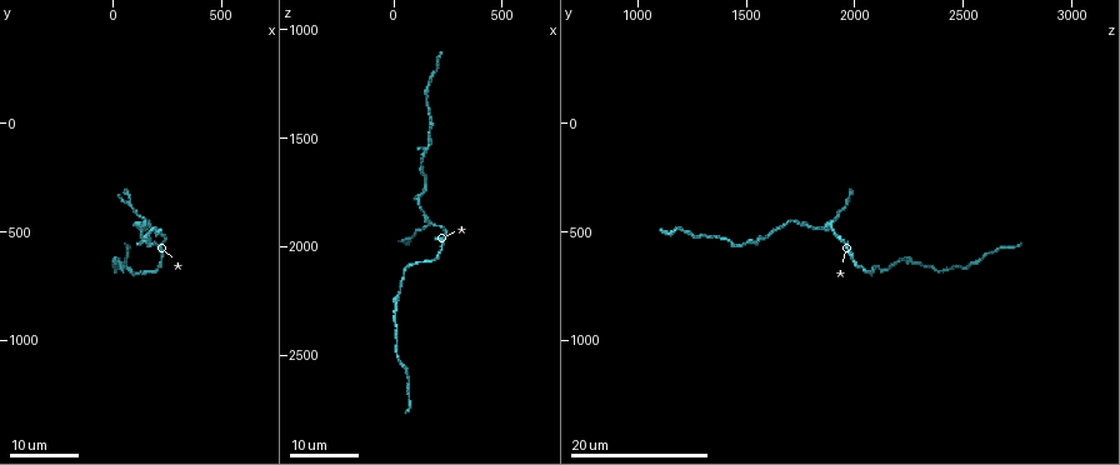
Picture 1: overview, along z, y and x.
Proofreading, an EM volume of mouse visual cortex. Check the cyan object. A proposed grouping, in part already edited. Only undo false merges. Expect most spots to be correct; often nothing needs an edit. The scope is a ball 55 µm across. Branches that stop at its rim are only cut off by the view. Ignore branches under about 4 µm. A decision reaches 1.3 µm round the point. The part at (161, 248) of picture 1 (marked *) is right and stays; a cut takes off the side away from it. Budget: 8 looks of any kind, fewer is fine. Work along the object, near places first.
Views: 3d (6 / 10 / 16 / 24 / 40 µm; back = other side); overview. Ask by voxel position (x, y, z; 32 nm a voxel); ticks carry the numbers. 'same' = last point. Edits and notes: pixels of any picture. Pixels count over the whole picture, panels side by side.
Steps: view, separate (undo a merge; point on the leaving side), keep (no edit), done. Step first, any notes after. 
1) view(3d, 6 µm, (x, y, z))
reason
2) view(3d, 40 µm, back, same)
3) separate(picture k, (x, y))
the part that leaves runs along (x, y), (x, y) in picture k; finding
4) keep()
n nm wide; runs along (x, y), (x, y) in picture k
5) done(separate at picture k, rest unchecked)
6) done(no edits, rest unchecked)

view(3d, 16 µm, (150, 440, 1890))

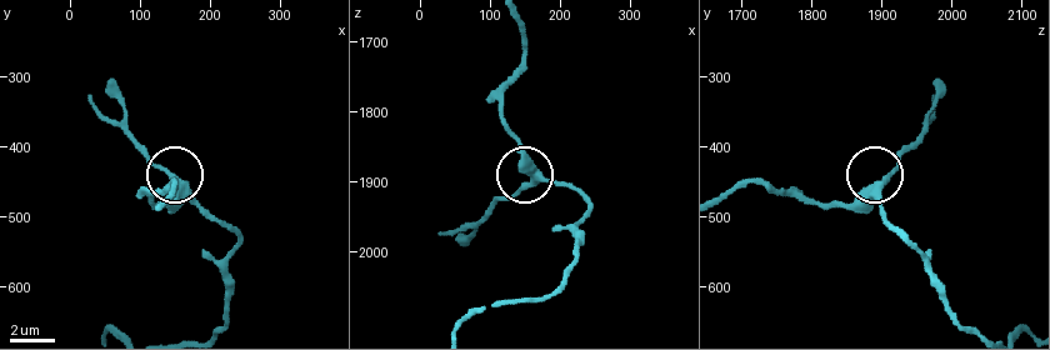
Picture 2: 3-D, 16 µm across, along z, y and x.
view(3d, 10 µm, (160, 455, 1900))

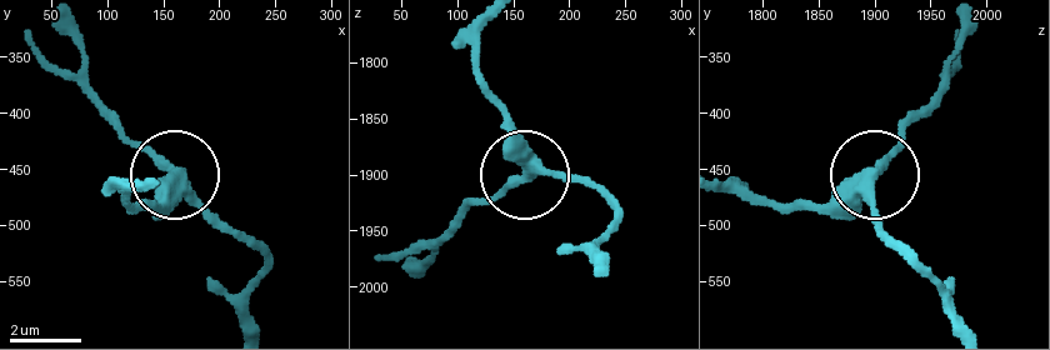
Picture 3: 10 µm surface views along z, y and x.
keep()
side arm 7 µm; runs along (596, 241), (605, 196), (543, 170), (446, 230) in picture 3; one neuron here

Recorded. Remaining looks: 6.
view(3d, 16 µm, (130, 470, 1730))
calibre changes

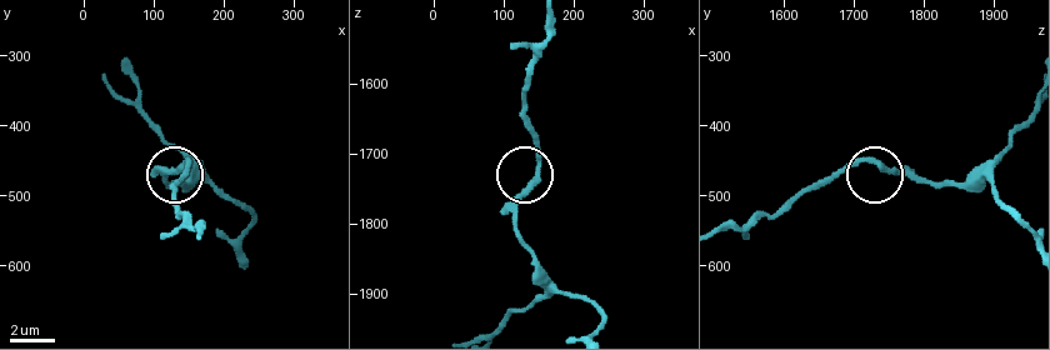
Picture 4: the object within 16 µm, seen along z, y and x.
view(3d, 6 µm, (140, 460, 1740))
zoom in

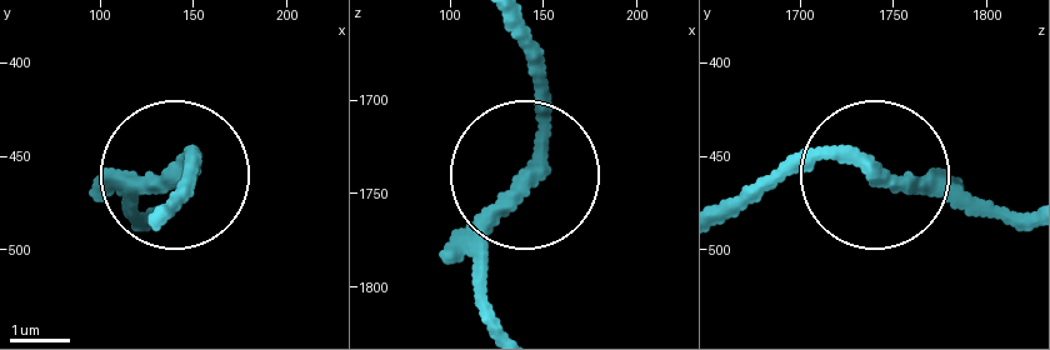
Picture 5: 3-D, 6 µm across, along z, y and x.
keep()
runs along (493, 316), (488, 226), (533, 138), (533, 38) in picture 5; one neuron here

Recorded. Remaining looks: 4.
view(3d, 24 µm, (140, 520, 1590))
calibre changes

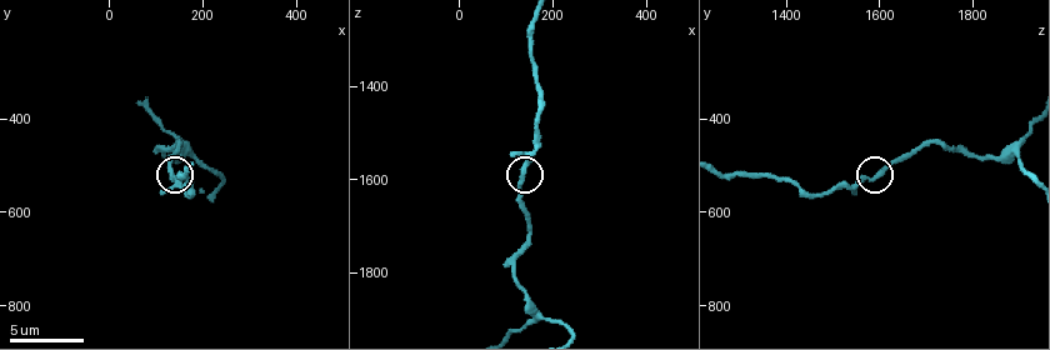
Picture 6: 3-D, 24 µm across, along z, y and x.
view(3d, 6 µm, (140, 525, 1585))
zoom in

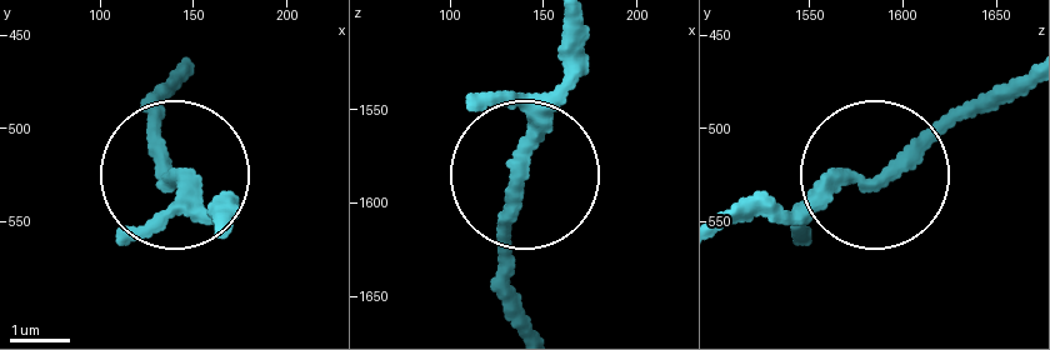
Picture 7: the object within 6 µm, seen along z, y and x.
keep()
260 nm wide; runs along (523, 323), (503, 278), (503, 203), (571, 43) in picture 7; continuous, no second neuron

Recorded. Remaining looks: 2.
view(3d, 10 µm, (170, 530, 1415))
calibre changes

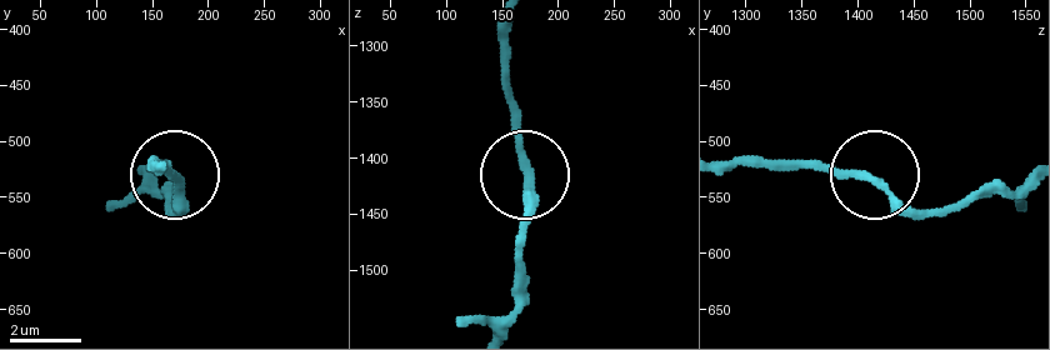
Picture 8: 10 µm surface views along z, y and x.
keep()
continuous, no second neuron

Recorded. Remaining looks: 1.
done(no edits, rest unchecked)

